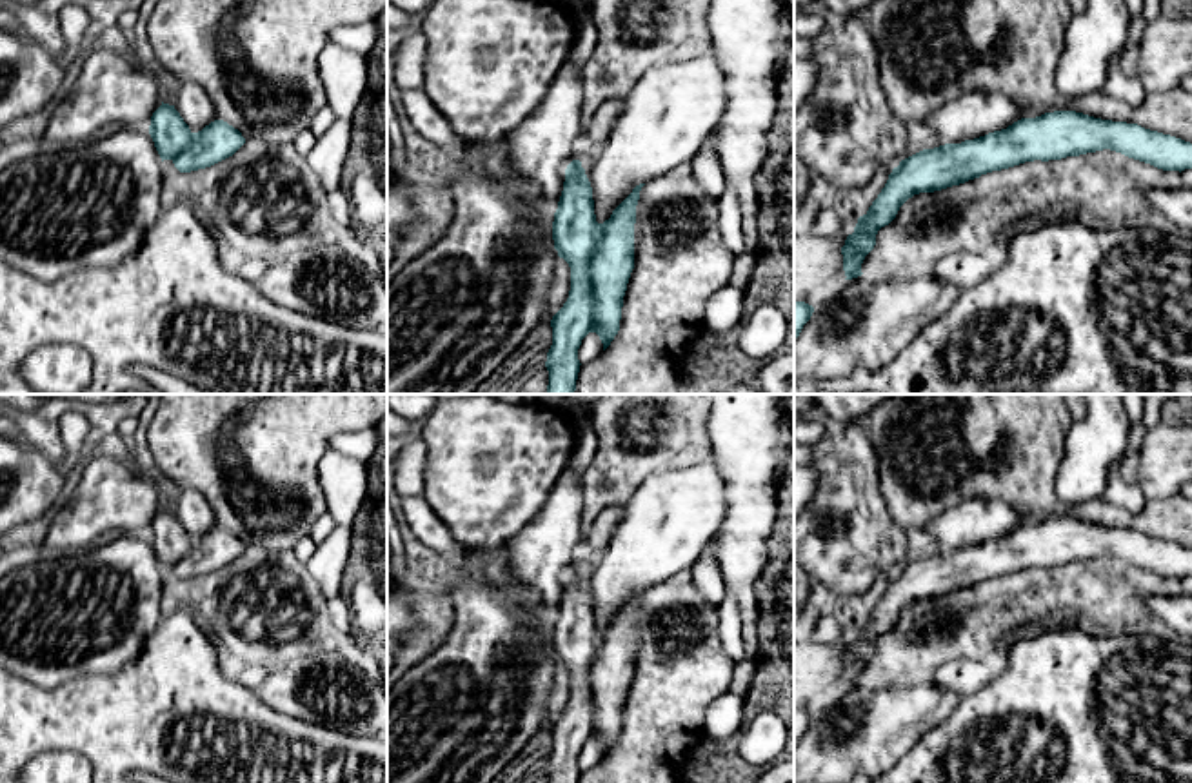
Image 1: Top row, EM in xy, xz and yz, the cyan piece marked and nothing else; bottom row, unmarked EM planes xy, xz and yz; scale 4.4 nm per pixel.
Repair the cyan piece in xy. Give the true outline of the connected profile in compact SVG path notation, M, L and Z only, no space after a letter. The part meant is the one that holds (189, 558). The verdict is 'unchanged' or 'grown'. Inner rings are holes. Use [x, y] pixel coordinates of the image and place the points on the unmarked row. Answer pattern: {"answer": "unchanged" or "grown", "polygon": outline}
{"answer": "grown", "polygon": "M178 491L173 501L173 510L162 509L149 532L162 569L171 567L180 580L191 580L233 563L245 550L238 536L216 525L200 492Z"}

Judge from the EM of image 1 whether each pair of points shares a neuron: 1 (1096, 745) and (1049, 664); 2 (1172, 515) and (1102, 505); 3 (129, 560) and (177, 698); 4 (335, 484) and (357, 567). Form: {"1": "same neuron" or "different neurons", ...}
{"1": "same neuron", "2": "same neuron", "3": "different neurons", "4": "different neurons"}

